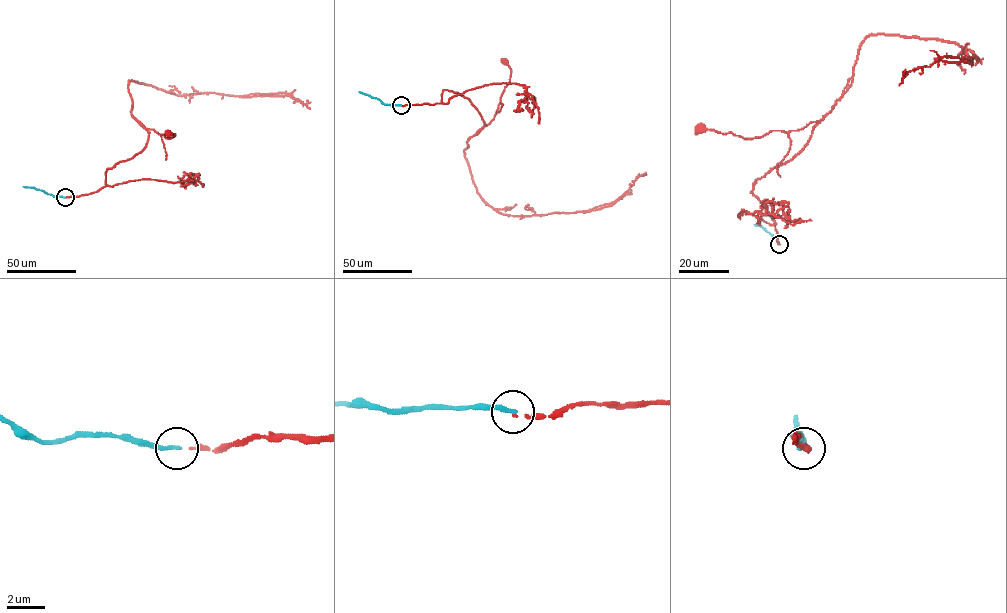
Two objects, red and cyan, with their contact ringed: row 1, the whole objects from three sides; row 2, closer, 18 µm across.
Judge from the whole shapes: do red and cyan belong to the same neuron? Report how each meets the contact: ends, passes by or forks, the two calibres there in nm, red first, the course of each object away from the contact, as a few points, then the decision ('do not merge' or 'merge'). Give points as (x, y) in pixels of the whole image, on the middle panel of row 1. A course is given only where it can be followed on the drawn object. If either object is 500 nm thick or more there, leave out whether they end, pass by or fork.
red ends; cyan ends; calibres 100 and 220 nm; course red (401, 105), (441, 103), (442, 91), (452, 91), (468, 98), (483, 128), (494, 118), (509, 82), (505, 61); course cyan (401, 105), (383, 104), (359, 91); merge

